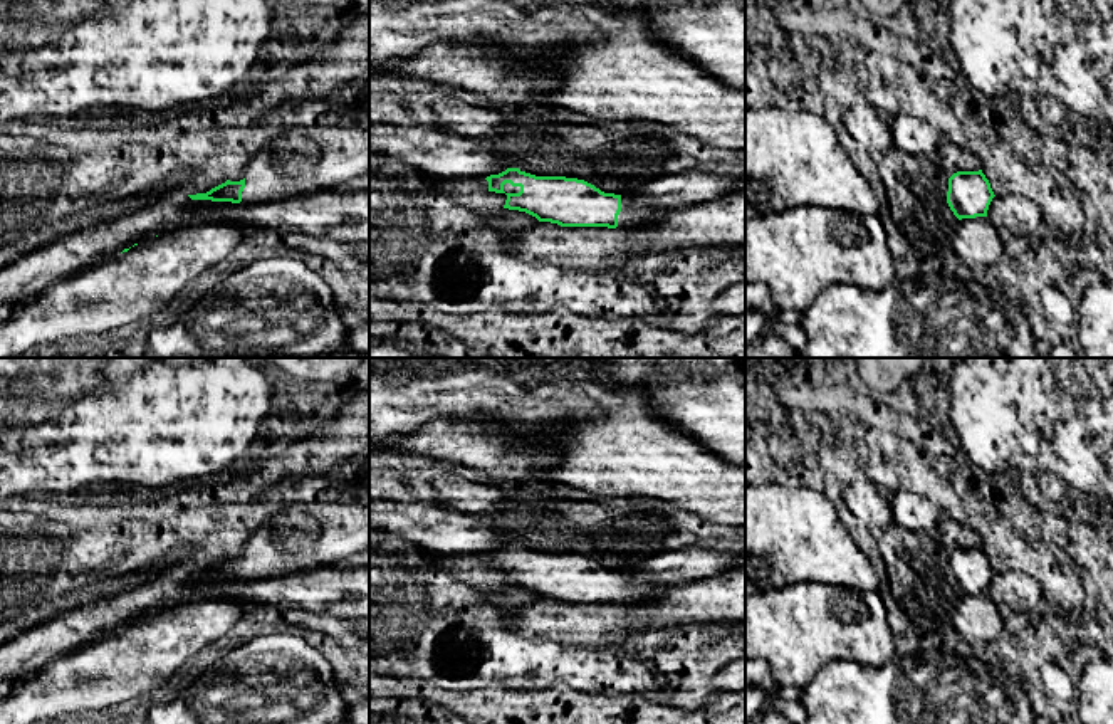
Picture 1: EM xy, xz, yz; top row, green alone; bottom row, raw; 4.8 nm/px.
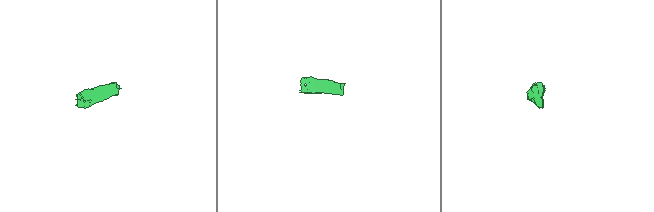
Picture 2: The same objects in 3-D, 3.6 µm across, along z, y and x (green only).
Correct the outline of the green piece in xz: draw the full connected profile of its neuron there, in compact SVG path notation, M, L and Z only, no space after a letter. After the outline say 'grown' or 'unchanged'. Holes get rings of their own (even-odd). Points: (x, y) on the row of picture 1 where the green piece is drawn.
M507 168L485 178L489 191L505 193L504 208L525 212L561 227L641 228L668 210L641 205L630 195L604 193L594 185L566 176L536 176Z; grown

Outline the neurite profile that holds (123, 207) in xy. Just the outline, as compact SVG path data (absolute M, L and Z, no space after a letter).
M153 190L144 195L131 197L126 200L119 200L119 202L112 202L112 203L106 203L106 205L97 205L92 210L86 212L81 217L81 222L82 223L96 223L101 220L119 218L123 215L131 213L133 210L136 210L139 207L144 207L148 203L159 200L163 195L165 193Z

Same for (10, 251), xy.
M74 220L69 223L50 225L35 232L29 232L20 235L17 240L7 240L0 247L0 269L15 262L18 257L52 242L54 239L64 235L74 225L82 223L81 220Z

